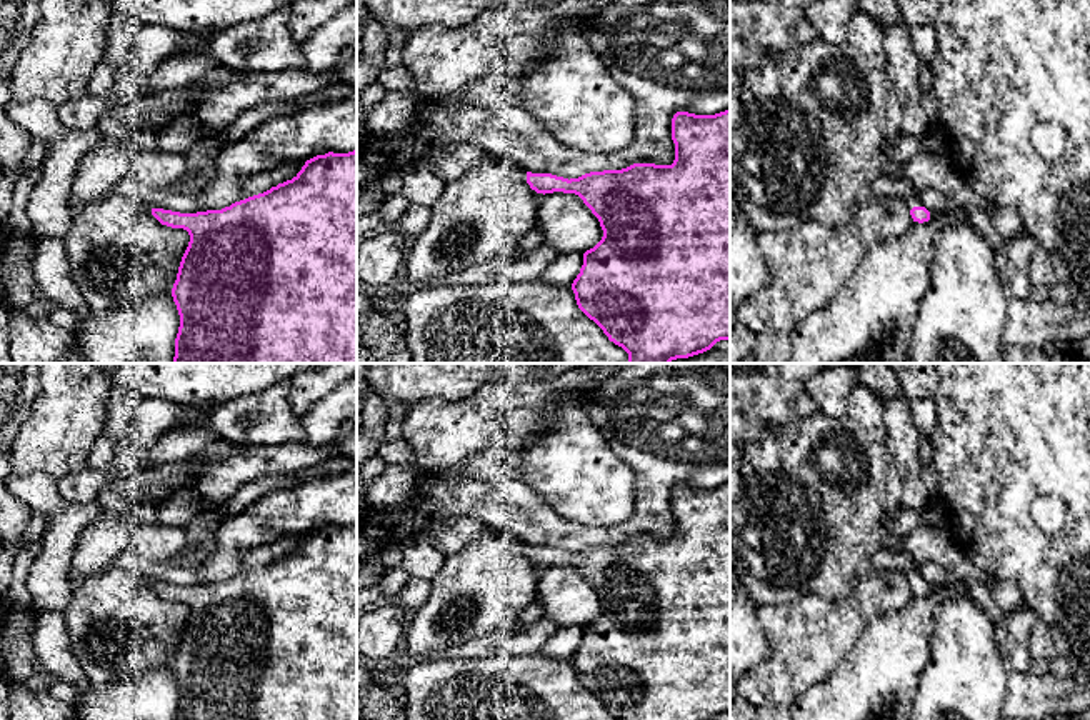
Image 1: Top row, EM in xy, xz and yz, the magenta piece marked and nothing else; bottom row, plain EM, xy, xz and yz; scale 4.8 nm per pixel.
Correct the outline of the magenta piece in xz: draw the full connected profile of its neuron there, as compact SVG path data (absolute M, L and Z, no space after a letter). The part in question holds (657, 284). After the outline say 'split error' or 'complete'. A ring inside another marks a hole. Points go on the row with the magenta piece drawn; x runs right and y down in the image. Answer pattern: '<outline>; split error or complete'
M730 110L715 115L677 112L672 140L672 165L633 163L570 180L527 172L527 183L537 193L575 193L598 218L603 237L583 253L572 290L578 308L628 353L628 363L670 363L730 340Z; complete

